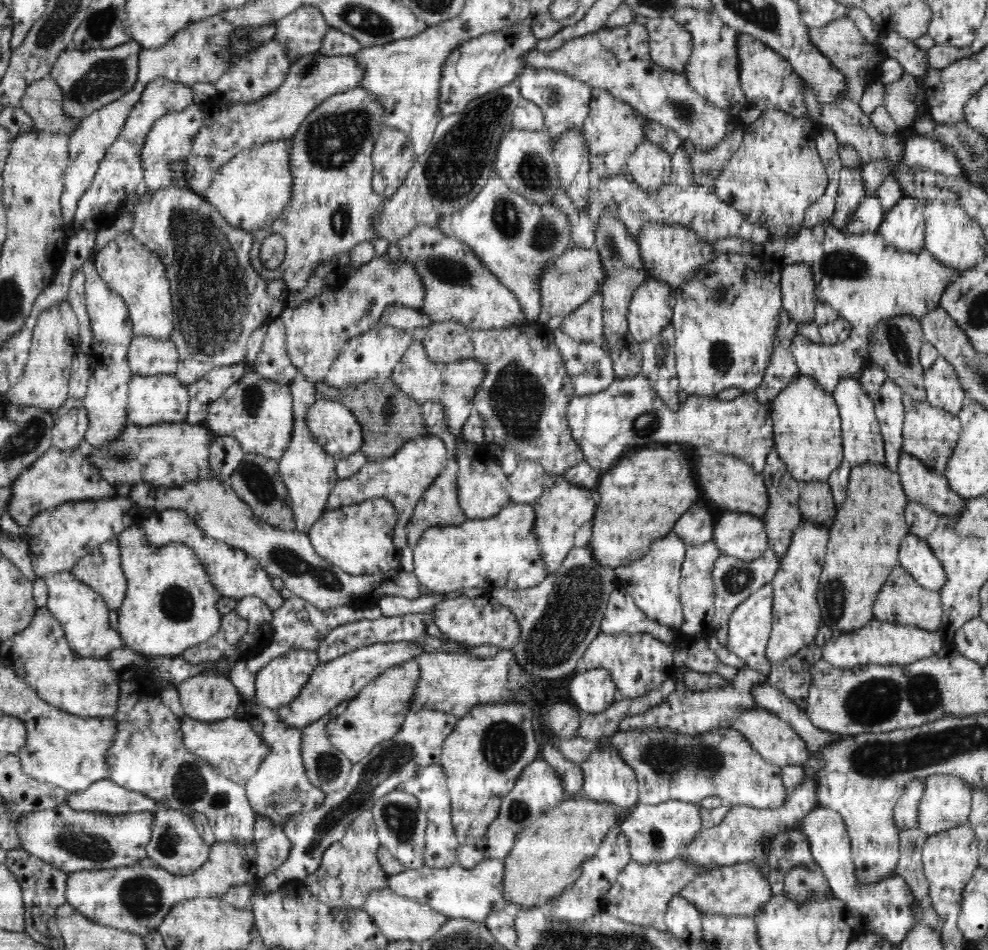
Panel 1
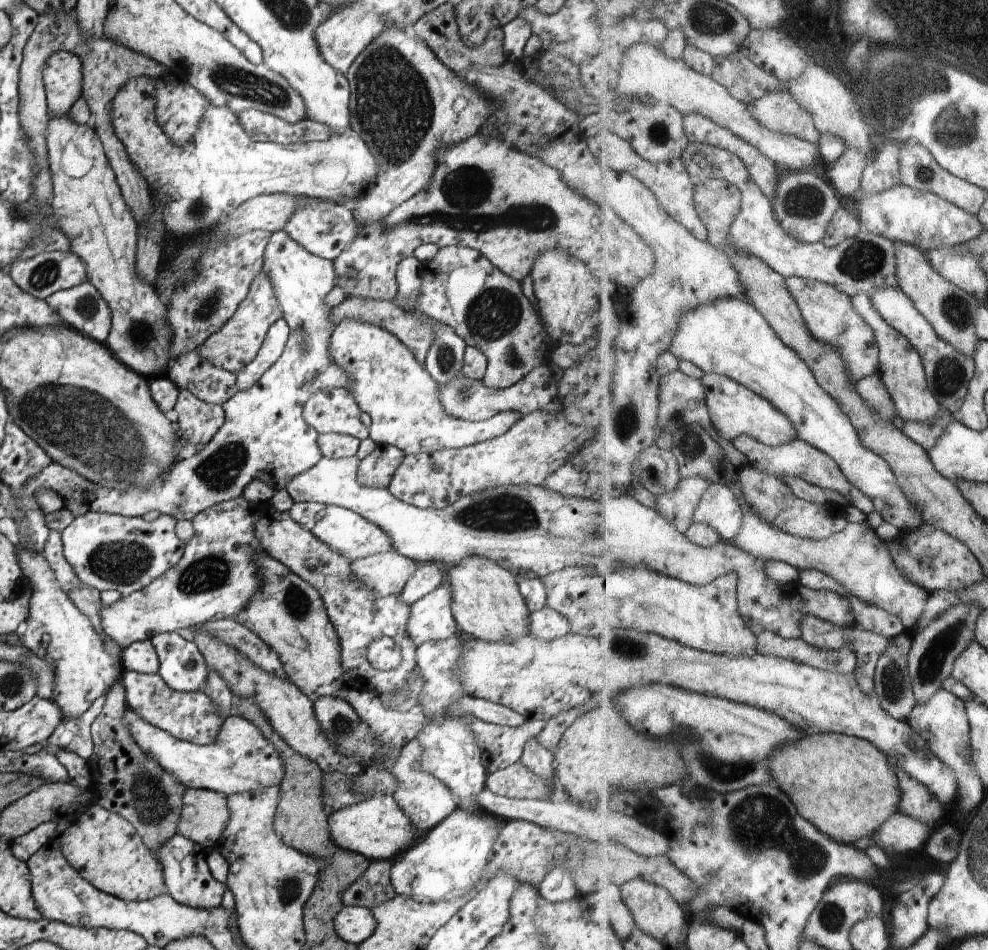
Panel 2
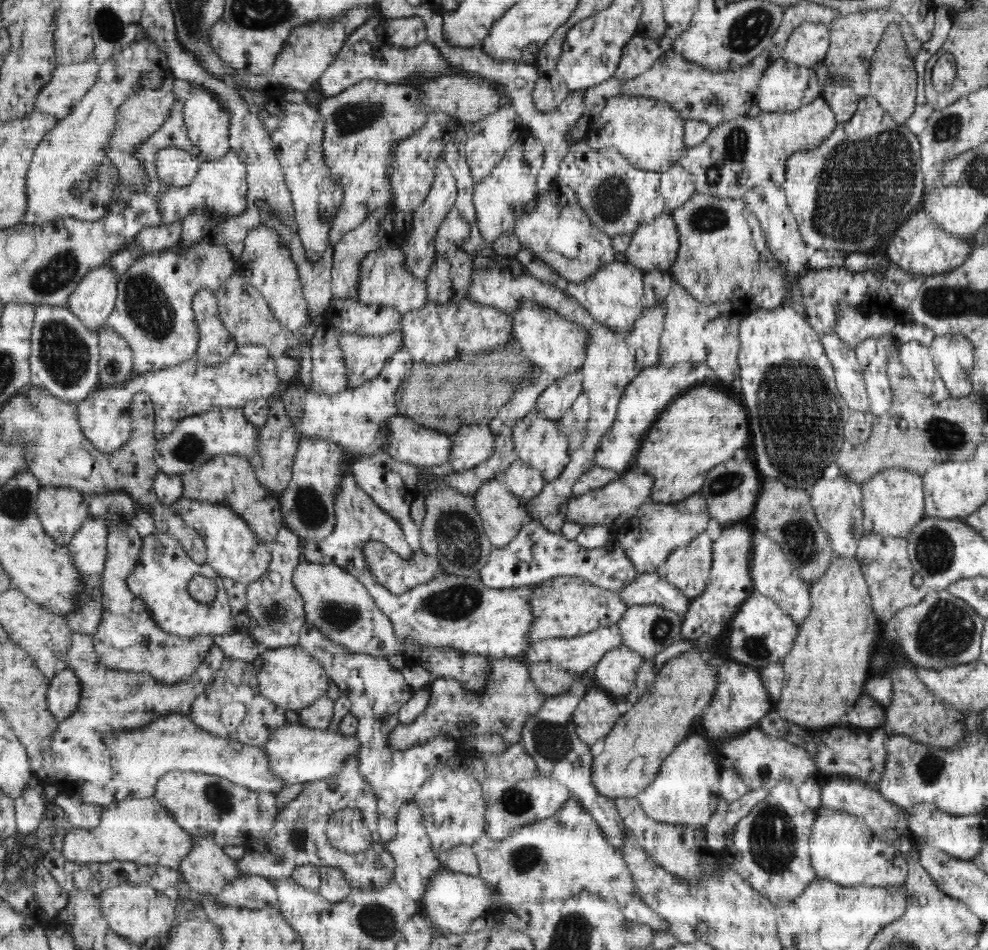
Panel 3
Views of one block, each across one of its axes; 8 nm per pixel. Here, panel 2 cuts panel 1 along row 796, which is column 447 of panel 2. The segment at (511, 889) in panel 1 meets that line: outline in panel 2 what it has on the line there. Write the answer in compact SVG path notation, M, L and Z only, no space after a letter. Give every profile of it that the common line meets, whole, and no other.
M470 556L462 560L460 564L449 566L446 573L446 581L452 588L452 614L461 635L472 637L482 642L510 642L530 635L530 610L526 606L526 600L520 595L516 573L510 572L483 558Z

